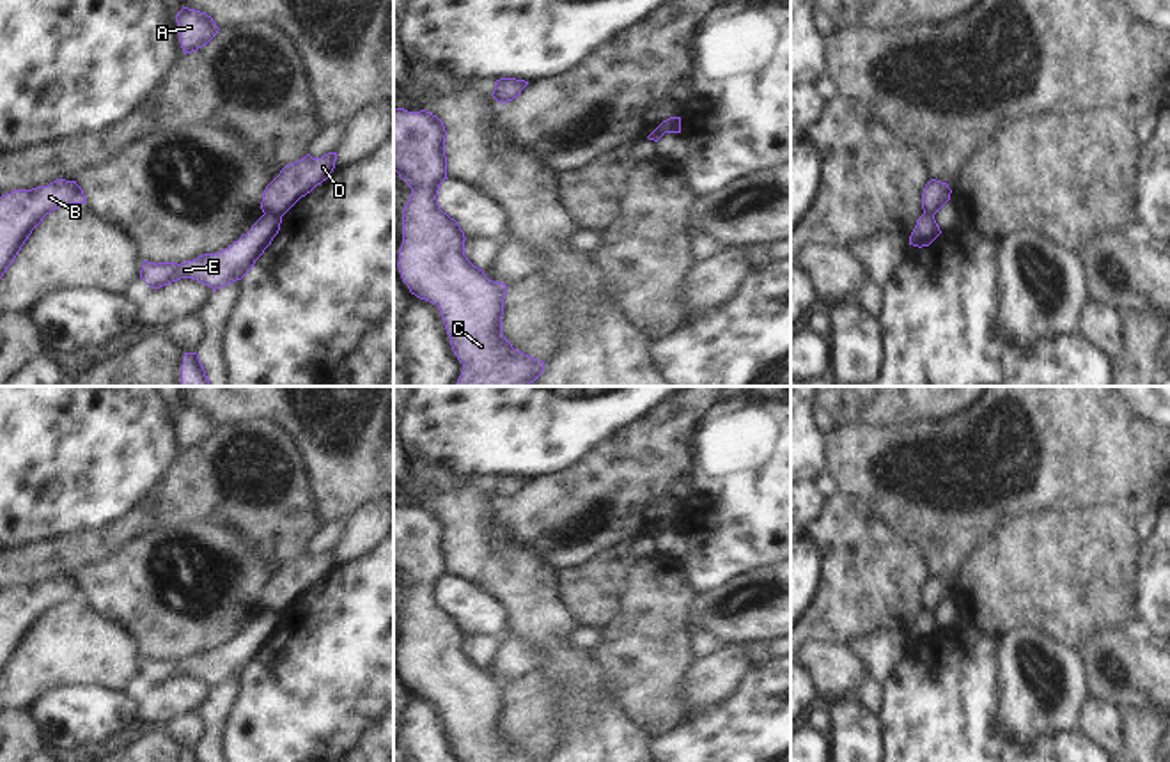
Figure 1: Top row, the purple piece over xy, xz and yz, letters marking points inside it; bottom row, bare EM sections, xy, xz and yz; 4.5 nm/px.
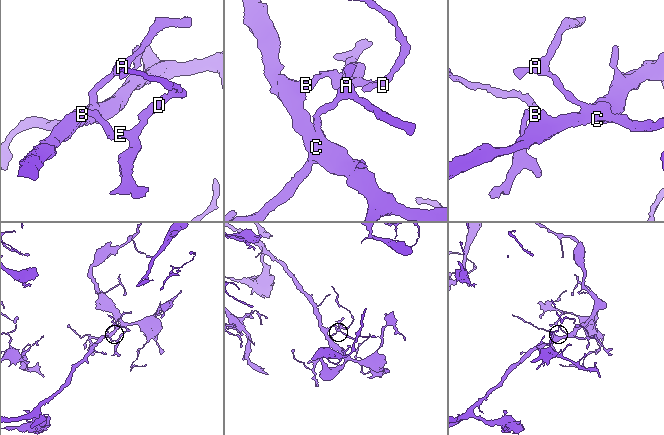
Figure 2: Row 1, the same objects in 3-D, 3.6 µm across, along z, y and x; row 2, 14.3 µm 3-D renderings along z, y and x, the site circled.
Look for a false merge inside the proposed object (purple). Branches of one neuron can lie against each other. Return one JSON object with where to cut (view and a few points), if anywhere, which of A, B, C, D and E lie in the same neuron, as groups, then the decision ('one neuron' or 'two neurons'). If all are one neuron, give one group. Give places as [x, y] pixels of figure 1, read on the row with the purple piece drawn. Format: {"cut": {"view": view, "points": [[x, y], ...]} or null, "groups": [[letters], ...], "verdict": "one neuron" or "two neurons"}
{"cut": {"view": "xy", "points": [[265, 213], [275, 213], [280, 218]]}, "groups": [["A", "B", "C", "E"], ["D"]], "verdict": "two neurons"}

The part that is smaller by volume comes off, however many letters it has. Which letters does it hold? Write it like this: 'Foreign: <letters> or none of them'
Foreign: D

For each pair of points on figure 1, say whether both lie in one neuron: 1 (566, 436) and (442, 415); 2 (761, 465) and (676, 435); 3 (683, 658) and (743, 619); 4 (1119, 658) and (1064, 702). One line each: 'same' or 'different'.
1: same
2: different
3: different
4: different

